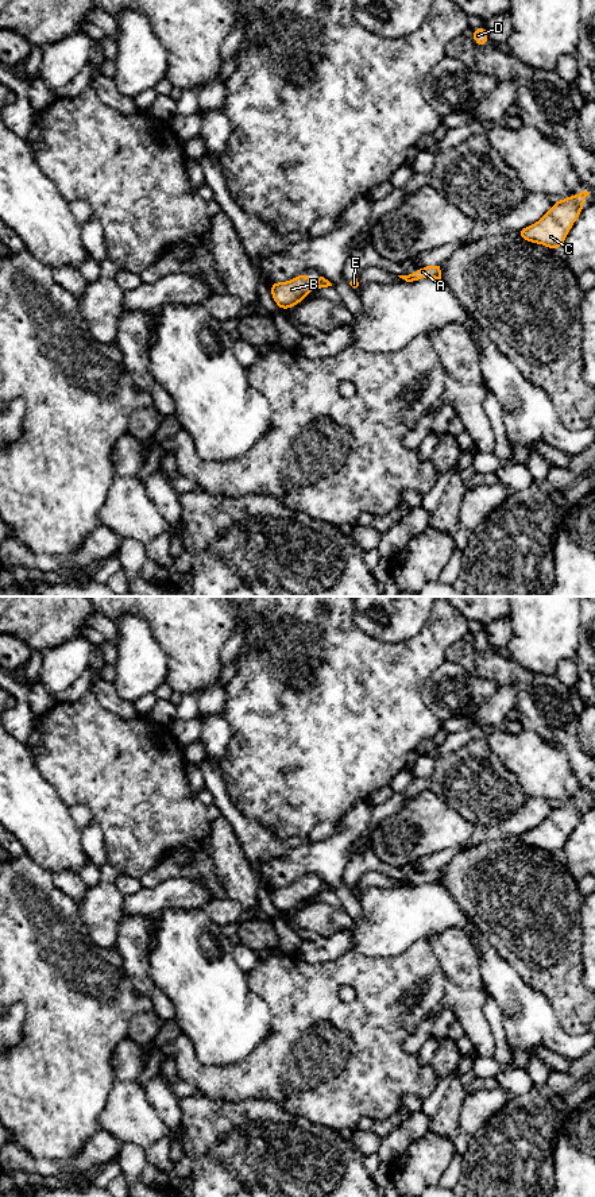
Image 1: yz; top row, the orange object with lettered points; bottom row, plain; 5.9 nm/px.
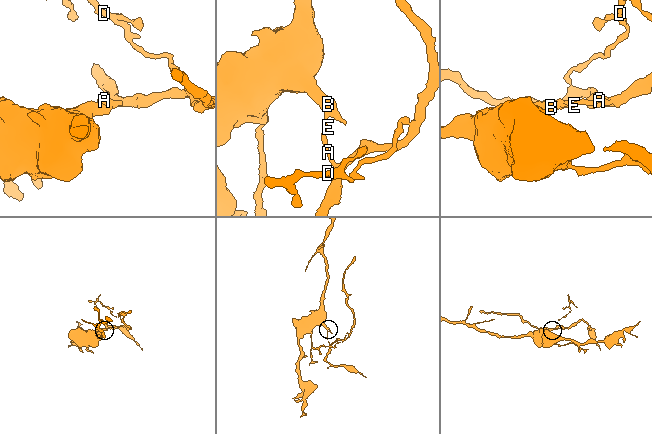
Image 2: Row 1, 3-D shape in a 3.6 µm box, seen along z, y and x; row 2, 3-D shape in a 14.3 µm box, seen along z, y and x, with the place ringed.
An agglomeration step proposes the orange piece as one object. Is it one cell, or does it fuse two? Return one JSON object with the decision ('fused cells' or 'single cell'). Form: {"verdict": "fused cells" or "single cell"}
{"verdict": "fused cells"}

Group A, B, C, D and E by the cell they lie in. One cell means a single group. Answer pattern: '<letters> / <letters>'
A C D E / B

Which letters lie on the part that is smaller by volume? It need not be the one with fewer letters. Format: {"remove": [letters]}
{"remove": ["A", "C", "D", "E"]}

